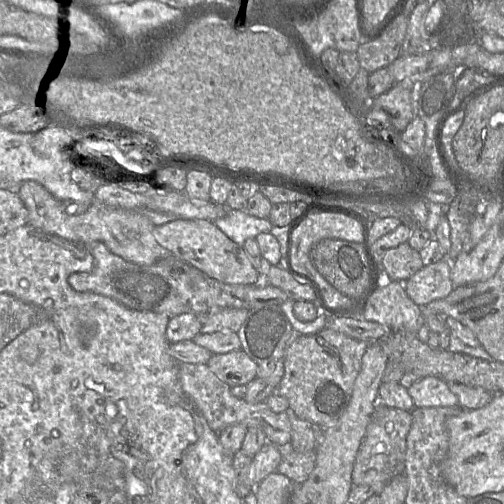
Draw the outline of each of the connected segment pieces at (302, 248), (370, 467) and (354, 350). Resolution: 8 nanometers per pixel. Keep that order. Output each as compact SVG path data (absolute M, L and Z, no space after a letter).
M311 212L292 232L291 265L297 271L305 272L305 269L314 274L316 268L312 265L309 257L312 246L324 238L336 238L346 241L362 243L362 228L360 223L352 217L334 212Z
M377 403L354 461L352 472L354 486L368 485L374 490L374 494L380 495L393 477L405 473L406 438L411 424L411 412Z
M324 328L314 335L295 335L287 347L284 375L277 393L288 399L289 411L298 418L326 428L343 413L370 342Z

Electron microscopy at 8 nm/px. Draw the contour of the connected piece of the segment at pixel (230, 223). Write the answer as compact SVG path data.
M228 208L227 214L214 221L214 224L239 246L248 238L255 238L263 232L270 232L272 224L268 218L257 218L244 210Z

